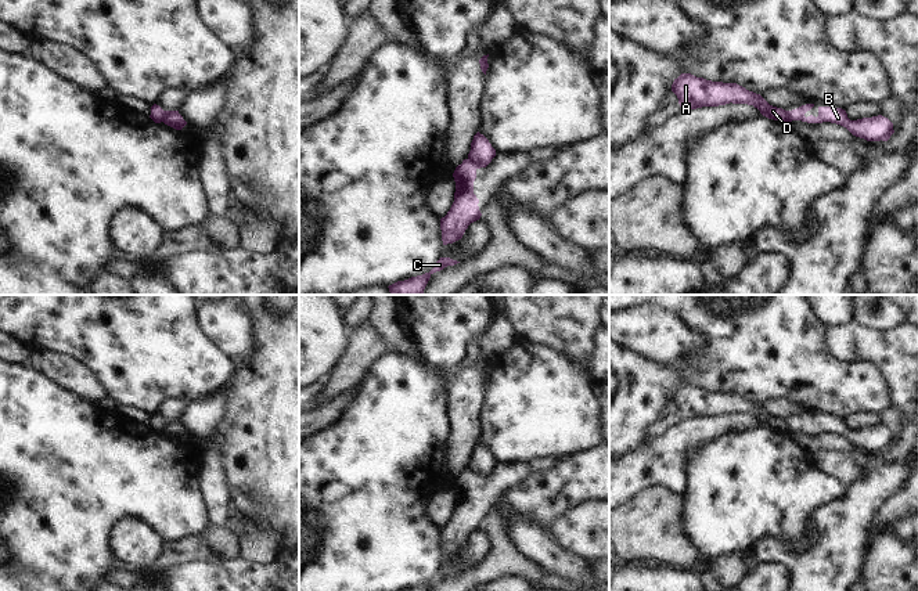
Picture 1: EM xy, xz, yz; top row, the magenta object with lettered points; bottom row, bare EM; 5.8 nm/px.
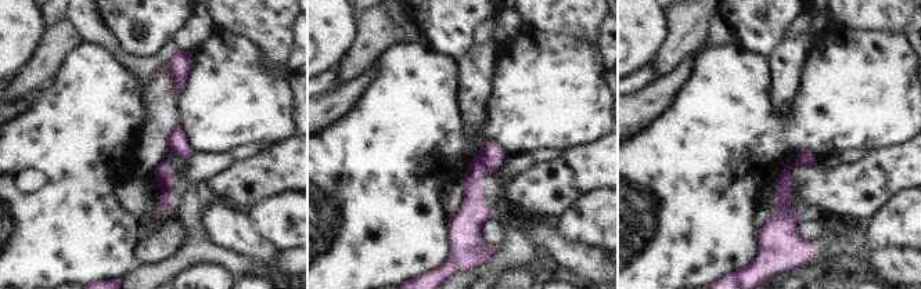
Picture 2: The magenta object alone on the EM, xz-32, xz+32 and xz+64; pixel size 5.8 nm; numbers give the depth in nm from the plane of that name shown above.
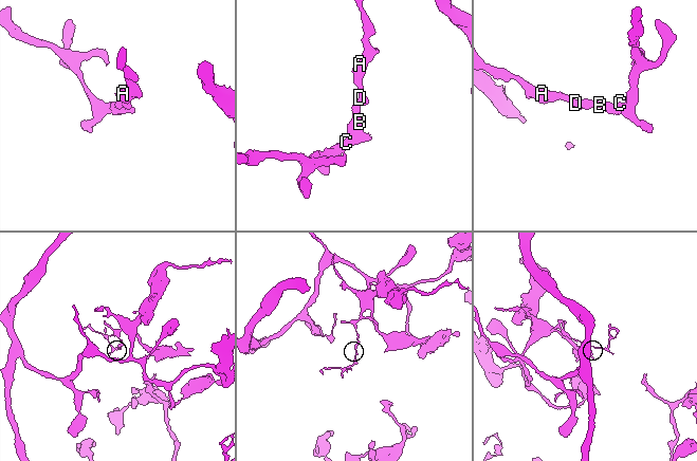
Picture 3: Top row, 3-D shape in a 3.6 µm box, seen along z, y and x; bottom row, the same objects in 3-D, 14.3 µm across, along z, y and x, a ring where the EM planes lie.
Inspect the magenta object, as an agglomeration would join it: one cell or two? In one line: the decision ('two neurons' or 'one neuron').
two neurons

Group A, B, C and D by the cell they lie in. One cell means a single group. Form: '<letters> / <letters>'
A D / B C

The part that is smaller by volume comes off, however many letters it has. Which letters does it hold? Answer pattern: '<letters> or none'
B, C

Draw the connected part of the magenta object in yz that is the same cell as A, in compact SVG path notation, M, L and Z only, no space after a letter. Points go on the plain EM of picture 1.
M681 383L674 389L672 401L677 406L683 421L726 414L753 415L768 429L792 432L789 421L770 415L760 404L746 400L737 393L712 392L691 383Z

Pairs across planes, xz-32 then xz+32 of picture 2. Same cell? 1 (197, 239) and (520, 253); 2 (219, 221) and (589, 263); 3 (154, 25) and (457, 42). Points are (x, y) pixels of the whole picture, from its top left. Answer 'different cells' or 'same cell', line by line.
1: same cell
2: same cell
3: same cell

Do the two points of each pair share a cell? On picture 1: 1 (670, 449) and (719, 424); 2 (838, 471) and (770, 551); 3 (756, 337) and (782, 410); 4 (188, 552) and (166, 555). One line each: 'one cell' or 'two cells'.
1: one cell
2: two cells
3: two cells
4: one cell

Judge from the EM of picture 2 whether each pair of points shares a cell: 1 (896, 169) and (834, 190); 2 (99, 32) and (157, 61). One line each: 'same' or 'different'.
1: same
2: same

